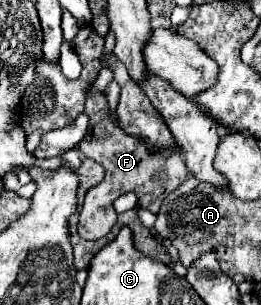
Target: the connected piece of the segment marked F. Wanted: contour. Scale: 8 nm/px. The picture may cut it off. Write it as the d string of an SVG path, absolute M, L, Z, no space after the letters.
M92 93L86 97L86 113L90 117L88 133L80 143L80 151L100 163L106 169L102 183L92 187L84 199L84 207L78 219L78 233L82 239L100 239L115 225L118 214L112 203L120 195L132 191L138 197L138 203L150 213L158 215L160 205L164 203L170 191L176 191L182 181L188 177L188 169L184 171L184 159L180 151L150 151L142 139L124 133L110 117L108 101L102 93Z

